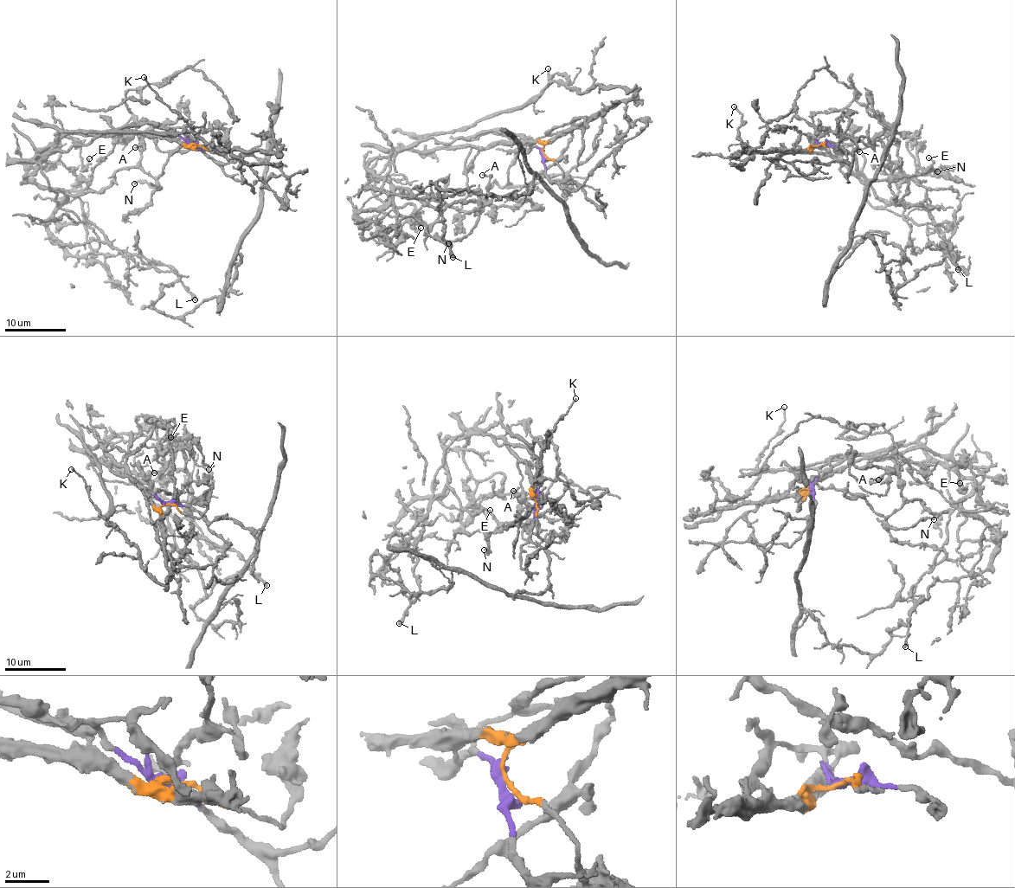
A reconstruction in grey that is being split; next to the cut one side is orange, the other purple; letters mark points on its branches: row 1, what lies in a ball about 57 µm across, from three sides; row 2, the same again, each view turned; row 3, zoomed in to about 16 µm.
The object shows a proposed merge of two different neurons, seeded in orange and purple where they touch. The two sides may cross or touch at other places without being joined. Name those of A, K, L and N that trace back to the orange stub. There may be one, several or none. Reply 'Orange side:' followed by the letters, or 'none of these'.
Orange side: none of these

